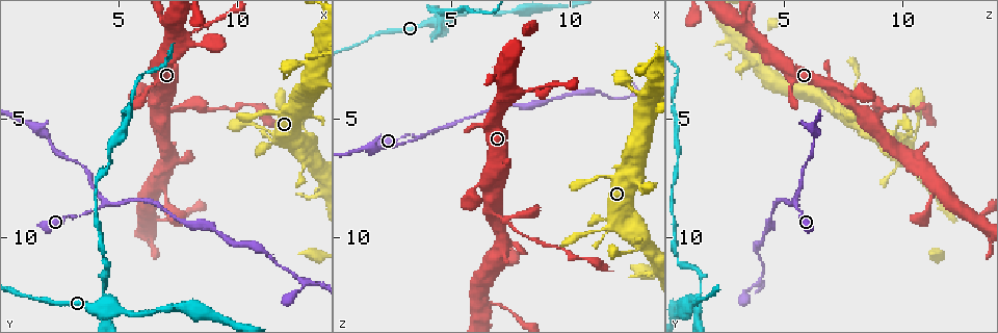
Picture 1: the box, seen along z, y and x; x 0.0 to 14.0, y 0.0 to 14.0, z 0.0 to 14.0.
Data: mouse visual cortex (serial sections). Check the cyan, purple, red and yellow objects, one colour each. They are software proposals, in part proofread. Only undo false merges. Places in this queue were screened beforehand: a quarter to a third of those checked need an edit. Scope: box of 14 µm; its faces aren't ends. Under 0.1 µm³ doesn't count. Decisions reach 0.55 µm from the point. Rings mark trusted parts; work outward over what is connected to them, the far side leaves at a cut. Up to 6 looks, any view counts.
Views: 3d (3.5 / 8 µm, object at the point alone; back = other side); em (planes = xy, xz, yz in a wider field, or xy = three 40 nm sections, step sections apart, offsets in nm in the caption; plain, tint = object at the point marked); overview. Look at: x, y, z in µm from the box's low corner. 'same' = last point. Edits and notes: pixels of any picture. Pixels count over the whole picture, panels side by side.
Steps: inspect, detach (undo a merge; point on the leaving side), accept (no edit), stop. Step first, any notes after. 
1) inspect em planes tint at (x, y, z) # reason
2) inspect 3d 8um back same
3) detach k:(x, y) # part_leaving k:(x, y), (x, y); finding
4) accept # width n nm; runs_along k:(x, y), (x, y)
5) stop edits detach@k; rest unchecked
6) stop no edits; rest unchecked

inspect 3d 3.5um at (12.9, 5.9, 10.4) # thick turns thin

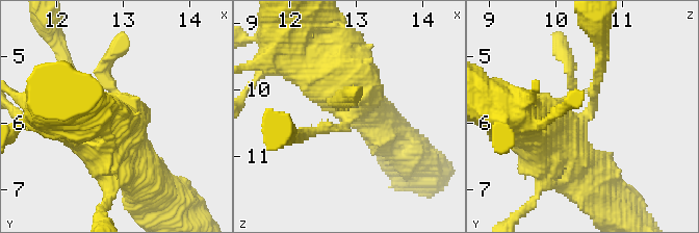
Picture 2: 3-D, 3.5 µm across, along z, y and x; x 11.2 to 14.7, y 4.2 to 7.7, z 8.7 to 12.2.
inspect em xy step 1 tint at (12.85, 6.00, 10.35)

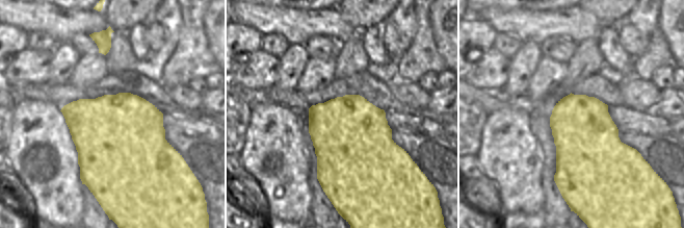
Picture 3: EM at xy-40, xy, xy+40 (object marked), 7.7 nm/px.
inspect em xy step 2 tint same

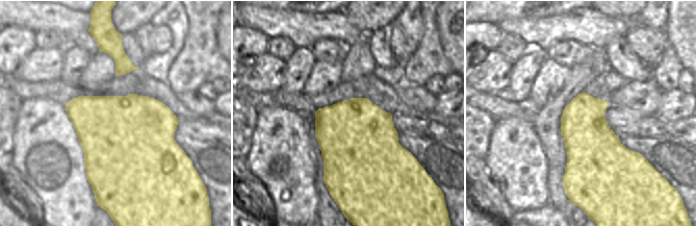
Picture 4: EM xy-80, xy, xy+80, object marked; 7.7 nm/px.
accept # width 600 nm; runs_along 2:(301, 53), (345, 85), (387, 131); continuous, no second cell

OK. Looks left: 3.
inspect em xy step 1 tint at (4.5, 13.0, 1.1) # abrupt turn

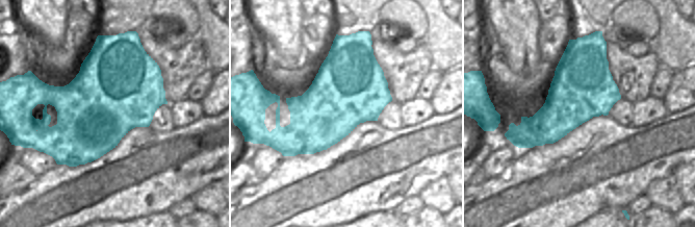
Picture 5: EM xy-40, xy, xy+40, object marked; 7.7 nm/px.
inspect 3d 3.5um same # see where the arms go

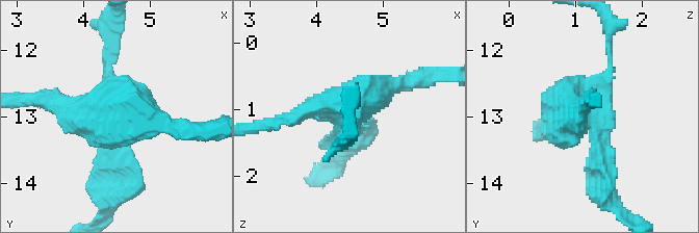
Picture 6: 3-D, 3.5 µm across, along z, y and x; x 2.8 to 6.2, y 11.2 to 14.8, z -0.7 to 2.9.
detach 6:(115, 47) # width 550 nm; part_leaving 6:(590, 86), (609, 70), (609, 29); a second cell is stuck on

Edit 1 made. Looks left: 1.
stop edits detach@6; rest unchecked

